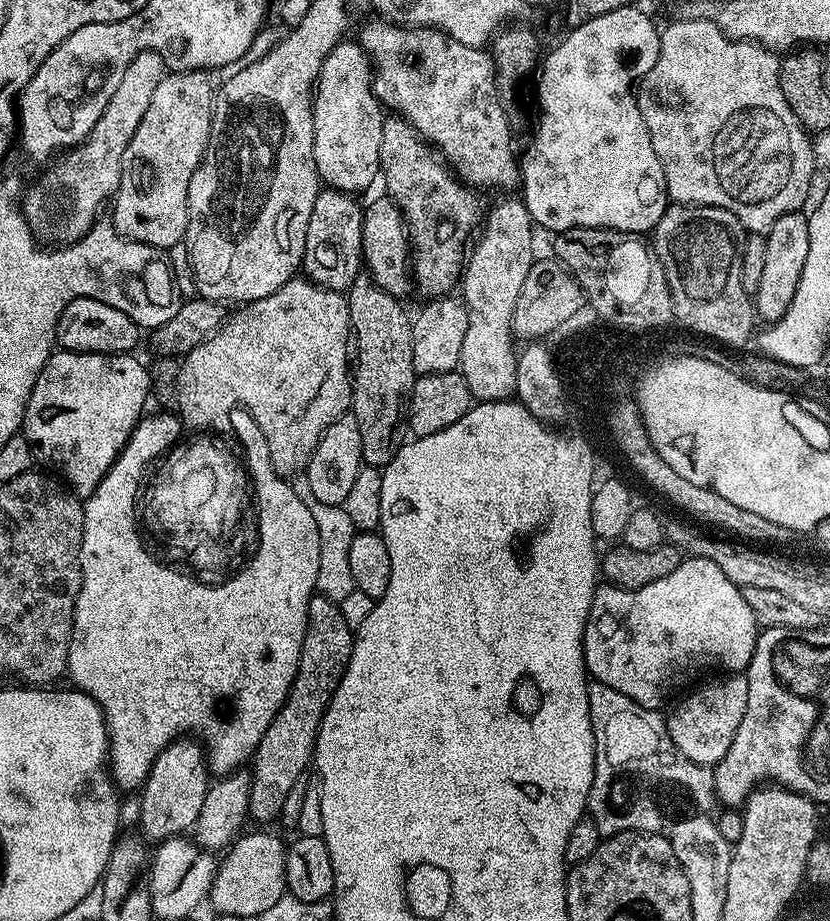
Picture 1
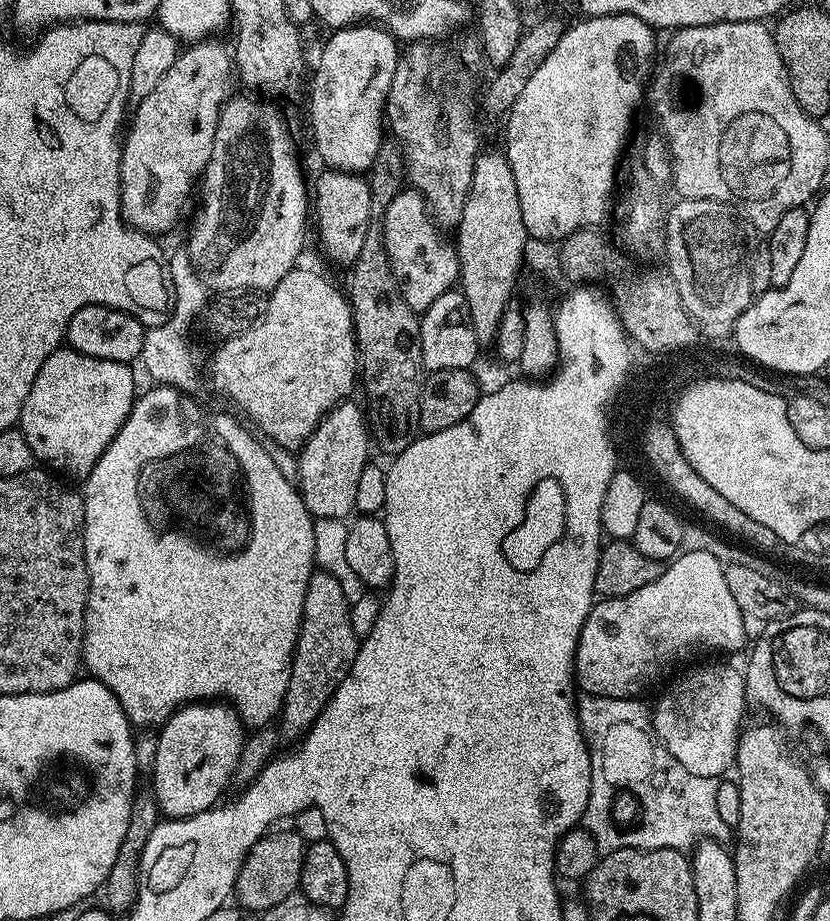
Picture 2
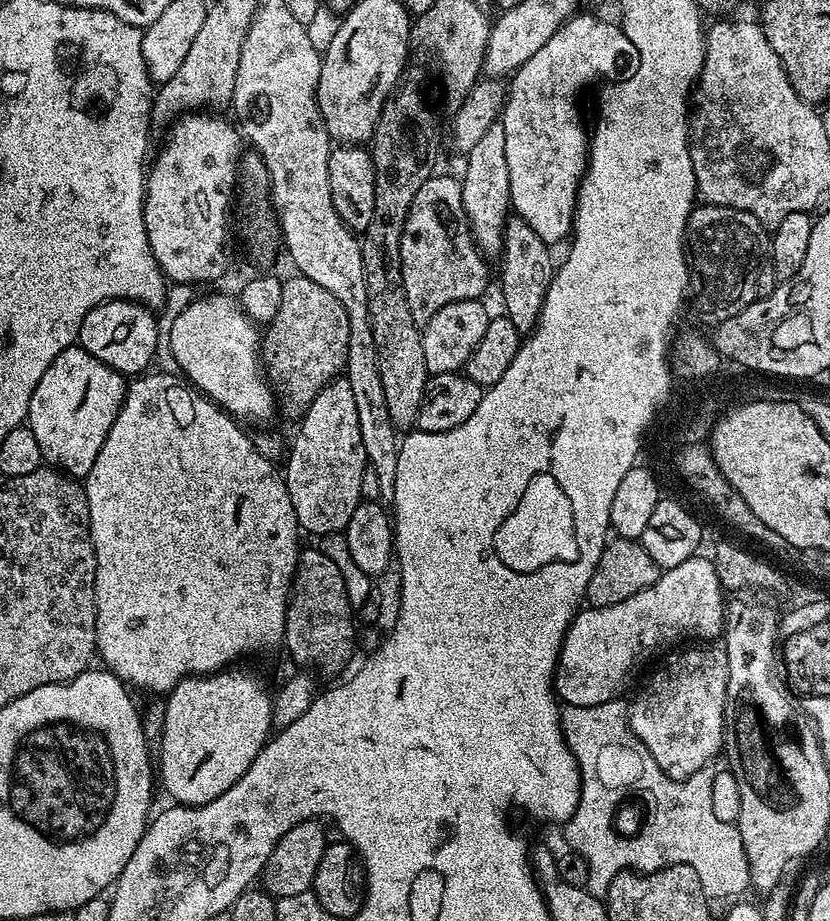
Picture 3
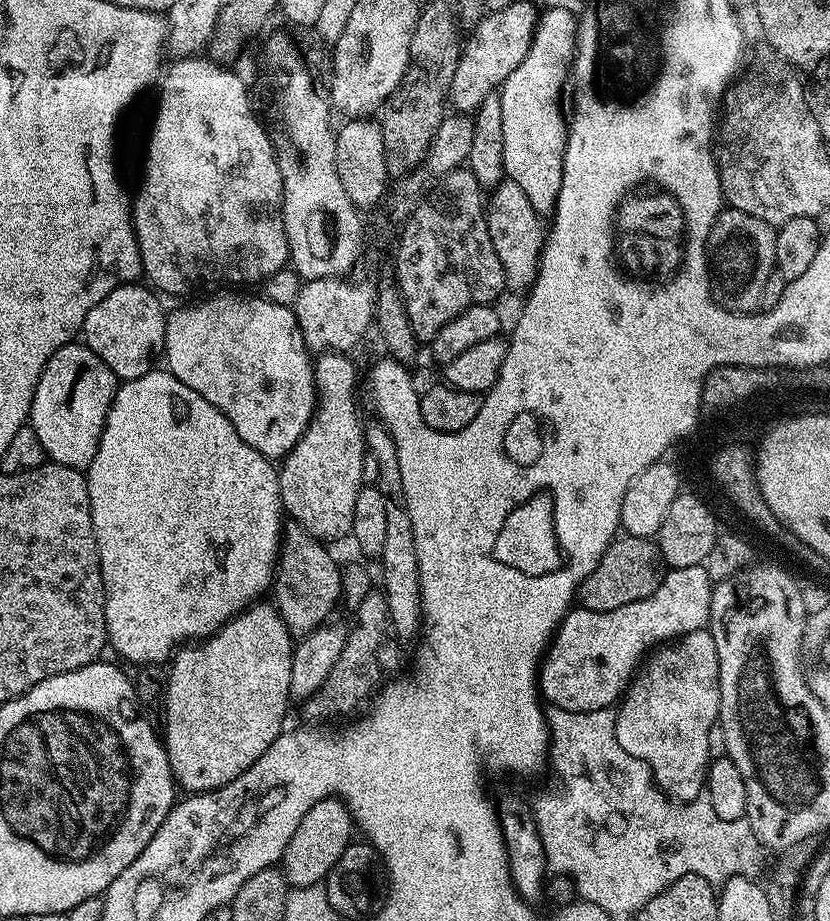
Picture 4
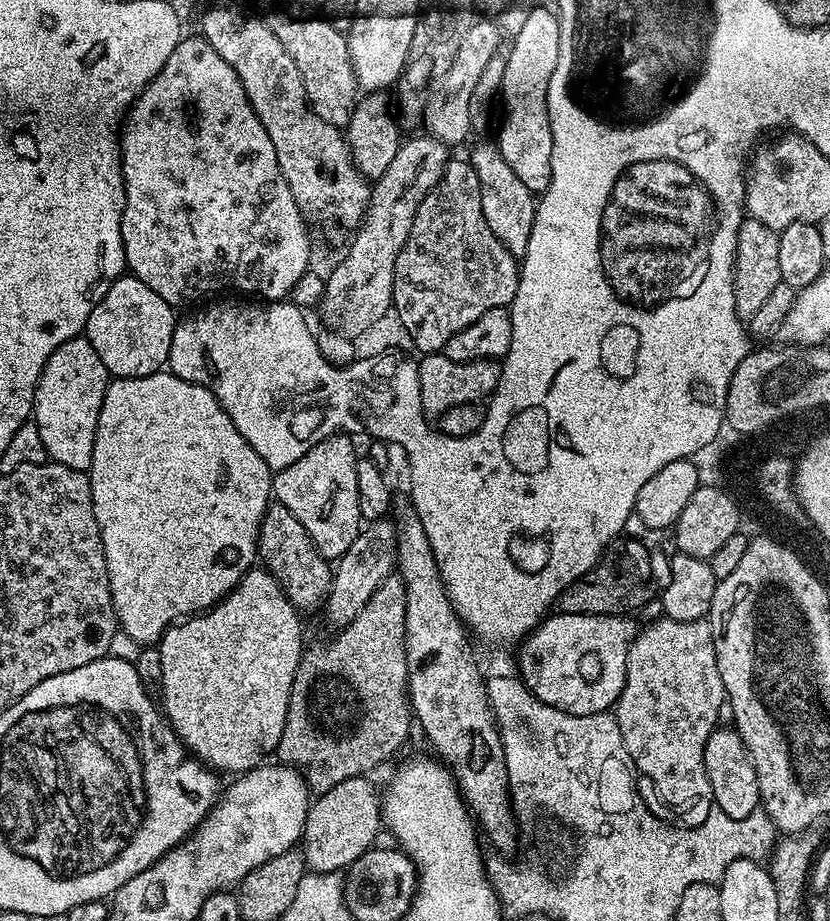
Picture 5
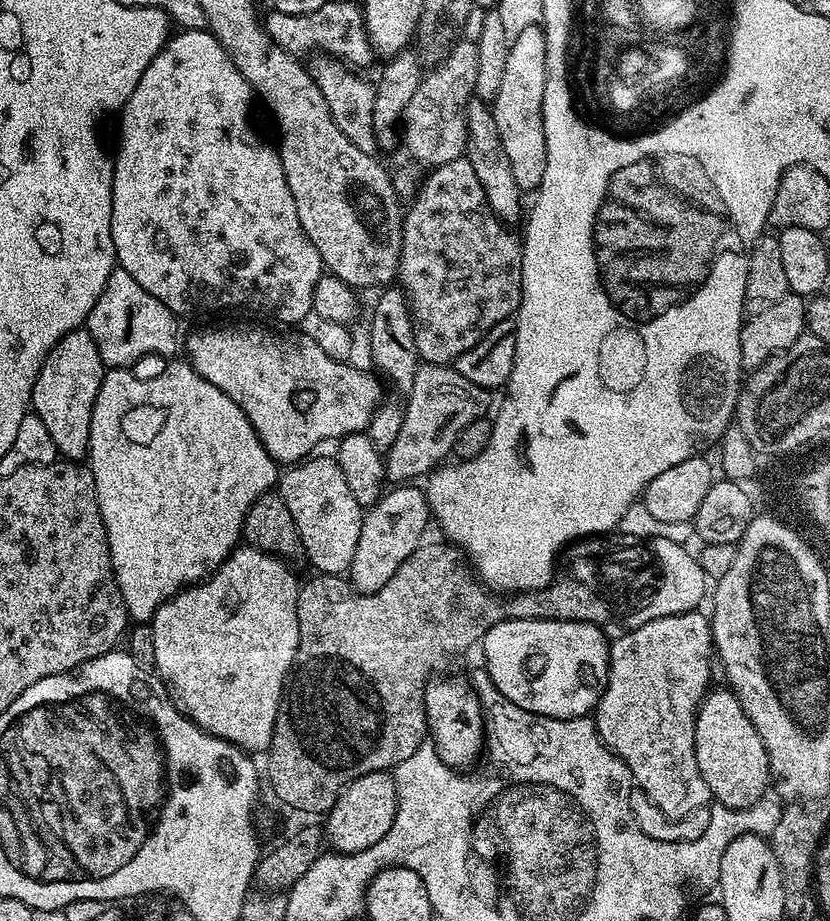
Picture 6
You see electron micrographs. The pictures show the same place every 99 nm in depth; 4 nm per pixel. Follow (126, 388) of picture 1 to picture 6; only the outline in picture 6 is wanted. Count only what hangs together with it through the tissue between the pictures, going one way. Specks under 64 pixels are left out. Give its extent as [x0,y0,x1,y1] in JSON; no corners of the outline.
[31,327,106,462]

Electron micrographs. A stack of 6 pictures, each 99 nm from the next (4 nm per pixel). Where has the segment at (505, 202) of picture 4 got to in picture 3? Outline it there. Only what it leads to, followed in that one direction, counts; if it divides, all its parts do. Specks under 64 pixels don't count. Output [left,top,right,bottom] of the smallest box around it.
[498,215,554,334]

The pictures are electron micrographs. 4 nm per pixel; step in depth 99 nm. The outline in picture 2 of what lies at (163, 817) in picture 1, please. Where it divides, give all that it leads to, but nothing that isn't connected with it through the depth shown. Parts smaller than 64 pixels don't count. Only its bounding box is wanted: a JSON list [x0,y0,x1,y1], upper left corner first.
[150,702,246,820]

